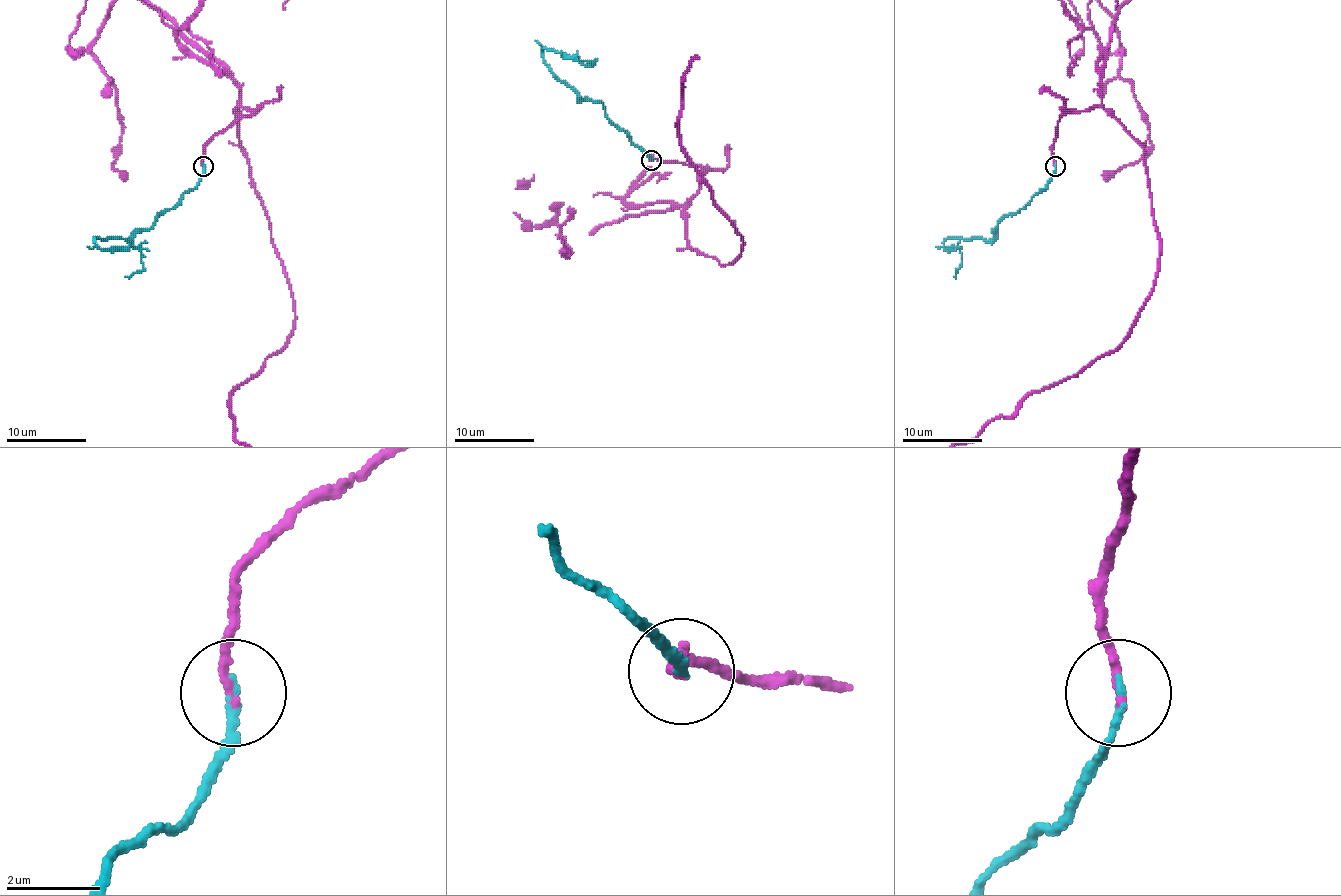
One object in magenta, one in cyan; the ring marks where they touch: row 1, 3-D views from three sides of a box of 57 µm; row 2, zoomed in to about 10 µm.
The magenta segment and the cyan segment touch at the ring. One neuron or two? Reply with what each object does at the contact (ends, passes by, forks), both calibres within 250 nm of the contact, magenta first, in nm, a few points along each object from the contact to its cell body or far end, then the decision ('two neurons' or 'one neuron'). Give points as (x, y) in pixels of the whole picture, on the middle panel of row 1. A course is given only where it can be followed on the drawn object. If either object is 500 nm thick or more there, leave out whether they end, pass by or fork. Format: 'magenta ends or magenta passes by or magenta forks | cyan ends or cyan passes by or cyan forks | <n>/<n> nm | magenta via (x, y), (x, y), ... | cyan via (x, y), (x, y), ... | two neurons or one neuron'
magenta ends | cyan ends | 200/150 nm | cyan via (651, 160), (607, 116), (601, 102), (579, 97), (551, 71), (543, 49), (591, 65), (573, 61) | one neuron

